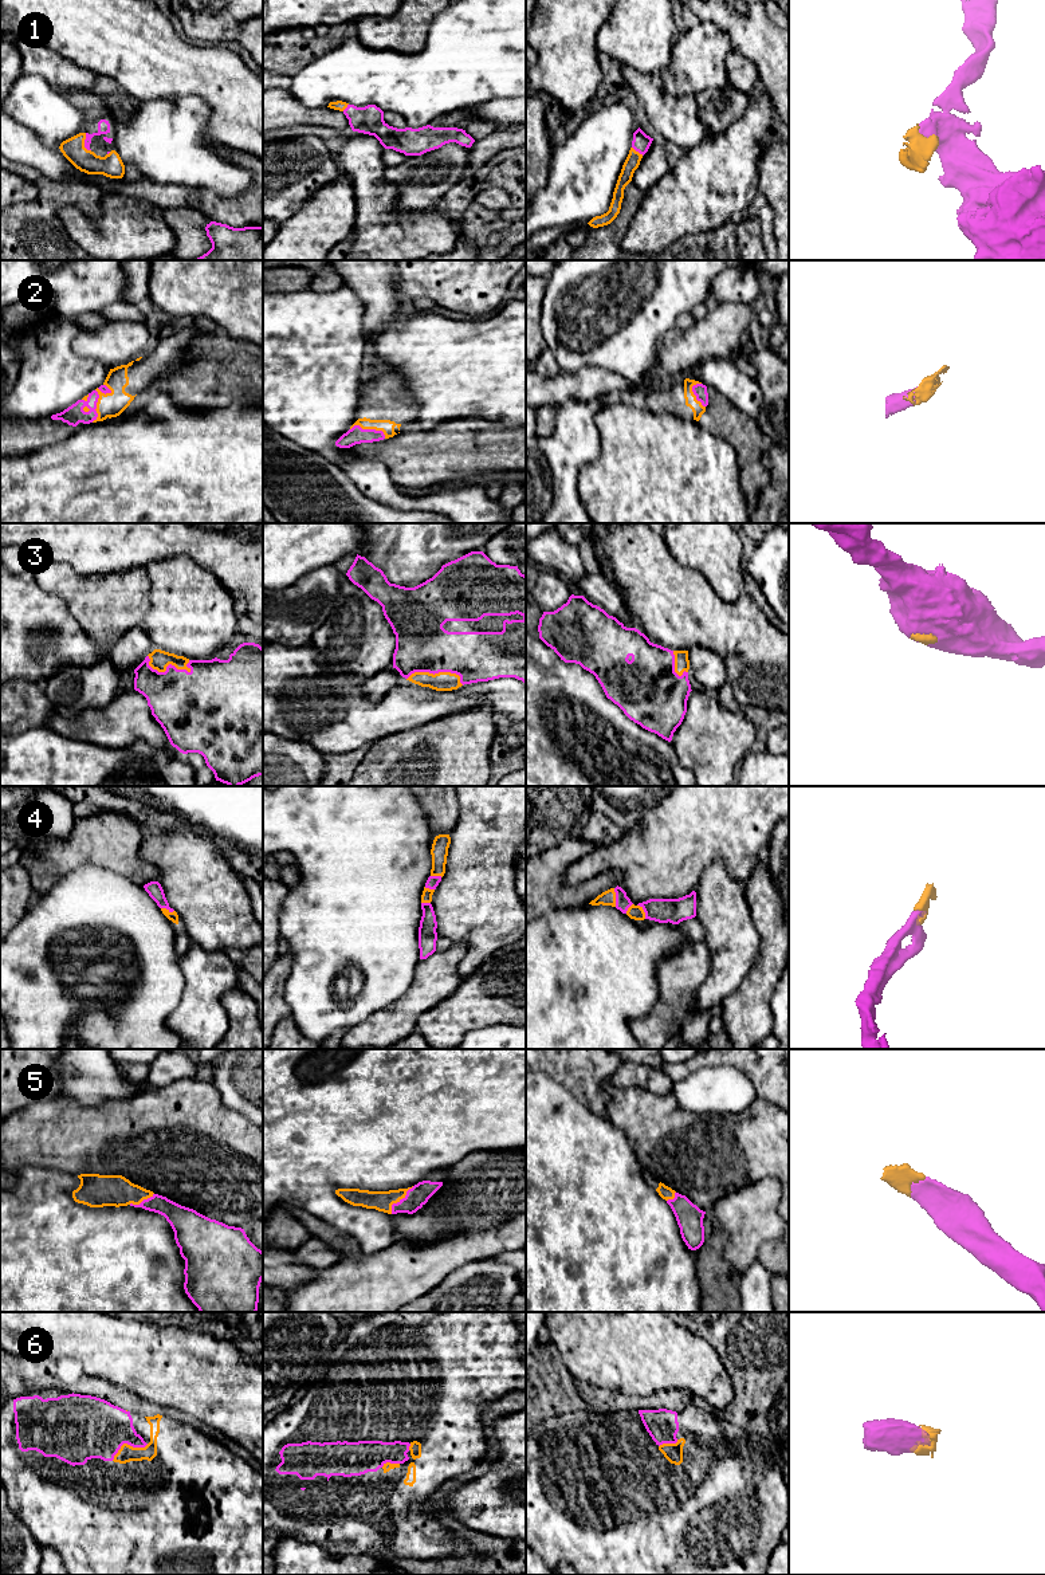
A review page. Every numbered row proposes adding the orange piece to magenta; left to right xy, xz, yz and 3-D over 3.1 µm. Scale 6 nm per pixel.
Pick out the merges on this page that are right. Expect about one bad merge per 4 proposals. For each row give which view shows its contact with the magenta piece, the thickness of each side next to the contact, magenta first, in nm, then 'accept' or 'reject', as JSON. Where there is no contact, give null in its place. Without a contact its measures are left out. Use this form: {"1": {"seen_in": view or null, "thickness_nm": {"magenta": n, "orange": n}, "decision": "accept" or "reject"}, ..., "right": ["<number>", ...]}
{"1": {"seen_in": "xy", "thickness_nm": {"magenta": 80, "orange": 140}, "decision": "accept"}, "2": {"seen_in": "xy", "thickness_nm": {"magenta": 120, "orange": 150}, "decision": "accept"}, "3": {"seen_in": "xy", "thickness_nm": {"magenta": 400, "orange": 110}, "decision": "accept"}, "4": {"seen_in": "yz", "thickness_nm": {"magenta": 90, "orange": 90}, "decision": "accept"}, "5": {"seen_in": "xz", "thickness_nm": {"magenta": 120, "orange": 120}, "decision": "accept"}, "6": {"seen_in": "xy", "thickness_nm": {"magenta": 360, "orange": 100}, "decision": "accept"}, "right": ["1", "2", "3", "4", "5", "6"]}

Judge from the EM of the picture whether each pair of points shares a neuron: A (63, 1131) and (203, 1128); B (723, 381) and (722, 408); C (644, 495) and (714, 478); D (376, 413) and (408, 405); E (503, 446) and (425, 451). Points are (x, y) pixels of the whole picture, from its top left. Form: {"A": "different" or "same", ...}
{"A": "same", "B": "different", "C": "same", "D": "same", "E": "same"}

